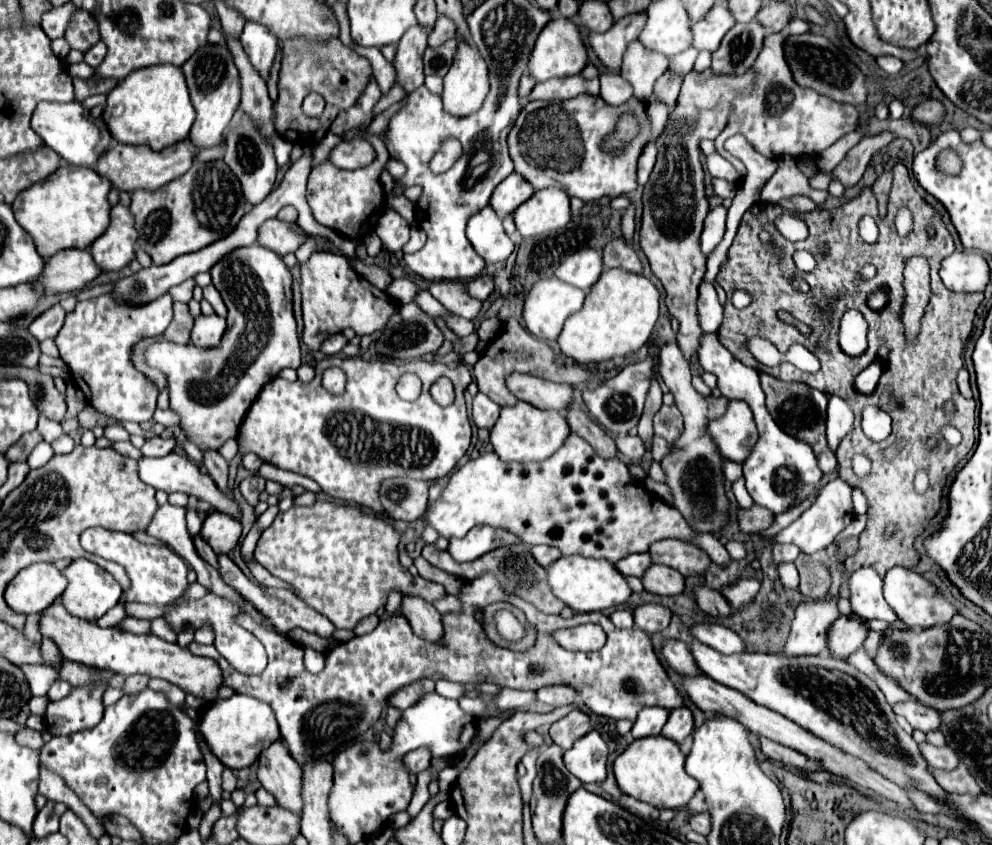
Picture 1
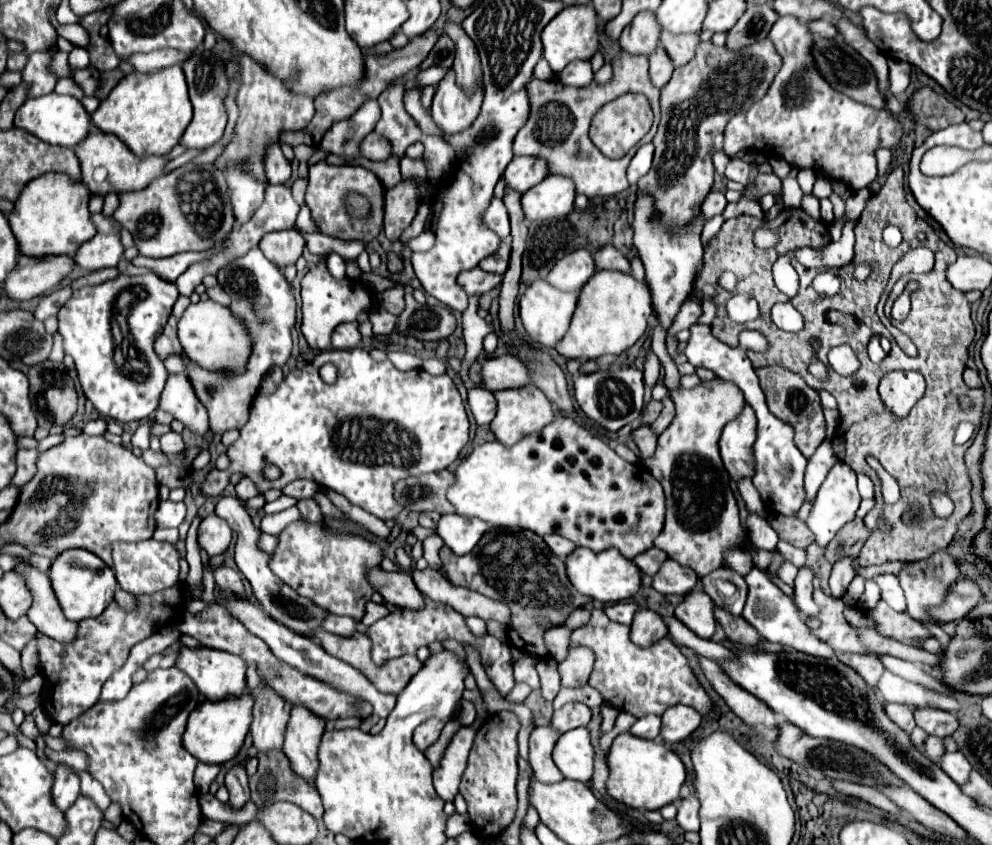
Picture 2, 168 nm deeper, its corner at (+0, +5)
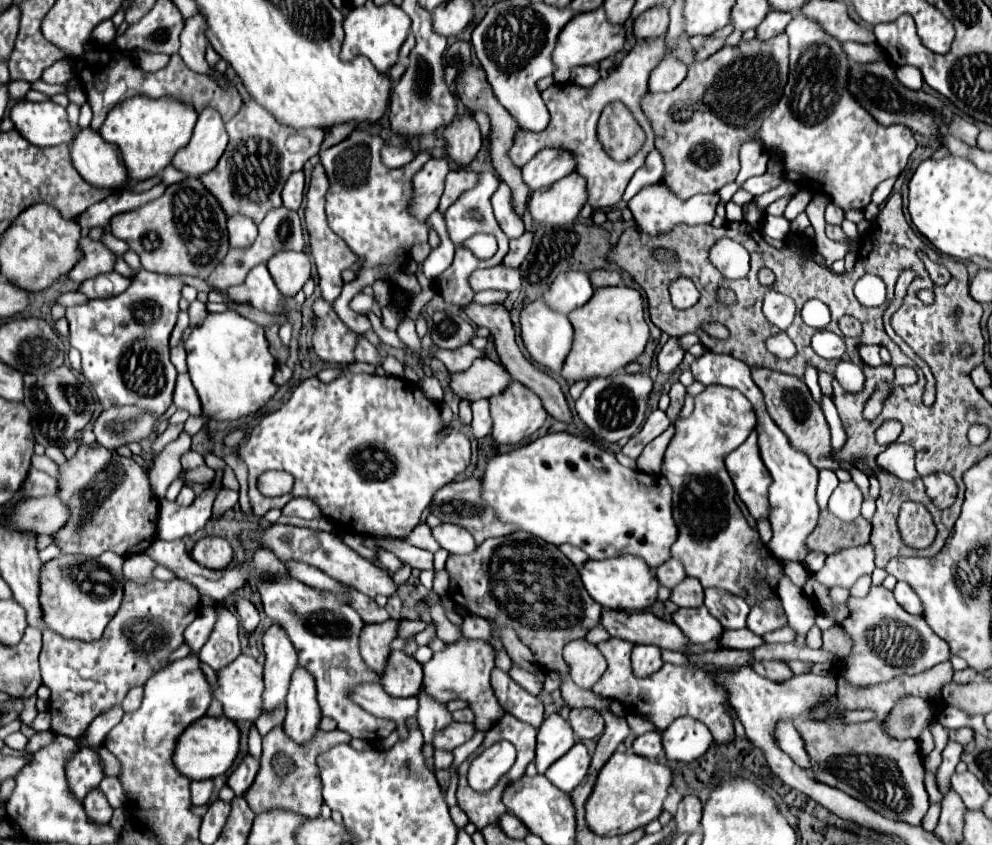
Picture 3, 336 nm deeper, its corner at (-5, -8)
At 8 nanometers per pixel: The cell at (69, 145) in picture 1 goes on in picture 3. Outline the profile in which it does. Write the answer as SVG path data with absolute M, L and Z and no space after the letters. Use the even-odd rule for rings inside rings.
M21 100L11 108L15 128L35 146L59 146L71 142L75 132L67 122L67 112L55 102Z

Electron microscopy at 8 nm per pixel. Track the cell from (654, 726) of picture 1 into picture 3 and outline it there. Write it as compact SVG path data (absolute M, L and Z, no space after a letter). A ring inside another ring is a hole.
M647 732L643 736L637 736L633 742L633 752L639 756L645 756L649 760L655 760L661 750L663 750L663 746L661 746L661 734L659 732Z

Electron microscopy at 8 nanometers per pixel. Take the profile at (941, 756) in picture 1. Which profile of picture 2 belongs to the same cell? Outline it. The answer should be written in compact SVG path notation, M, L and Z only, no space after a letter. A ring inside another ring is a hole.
M956 751L956 753L944 753L942 759L940 759L940 769L952 779L956 781L958 785L964 785L968 781L968 775L970 775L970 763L968 759Z

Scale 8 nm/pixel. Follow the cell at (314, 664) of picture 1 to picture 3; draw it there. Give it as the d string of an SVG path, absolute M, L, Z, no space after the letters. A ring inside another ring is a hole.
M361 684L353 690L351 696L367 712L371 712L375 716L381 716L381 718L395 720L399 733L403 729L403 740L408 737L405 720L409 716L417 714L417 698L389 696L379 684Z

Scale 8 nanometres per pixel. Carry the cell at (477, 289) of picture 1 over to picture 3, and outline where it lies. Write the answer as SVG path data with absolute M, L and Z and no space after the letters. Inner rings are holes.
M525 230L517 240L511 240L511 248L509 248L509 254L505 256L503 264L511 266L511 268L519 268L531 248L531 242L533 242L533 232L529 232L529 230Z

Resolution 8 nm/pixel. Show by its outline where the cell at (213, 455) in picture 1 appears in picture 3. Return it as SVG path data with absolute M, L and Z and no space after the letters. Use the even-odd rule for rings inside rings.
M179 374L177 376L177 386L175 386L175 394L173 394L173 402L177 408L187 410L189 414L199 416L201 414L201 402L199 396L191 384L191 378L187 374Z

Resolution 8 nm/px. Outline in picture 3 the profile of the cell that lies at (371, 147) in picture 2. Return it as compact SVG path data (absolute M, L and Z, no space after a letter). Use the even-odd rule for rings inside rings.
M383 146L381 160L387 168L401 168L409 164L415 158L415 152L409 148L397 148L397 146Z

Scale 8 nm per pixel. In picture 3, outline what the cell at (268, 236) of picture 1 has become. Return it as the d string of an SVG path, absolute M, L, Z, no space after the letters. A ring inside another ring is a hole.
M279 252L267 262L267 268L285 298L295 296L311 276L311 262L303 252Z

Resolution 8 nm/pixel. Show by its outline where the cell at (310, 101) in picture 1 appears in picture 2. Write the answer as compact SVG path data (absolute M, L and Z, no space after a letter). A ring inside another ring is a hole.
M248 55L242 57L242 87L236 95L236 103L240 109L240 119L236 123L236 139L226 147L222 157L216 159L216 167L224 169L226 161L230 159L242 159L246 157L248 169L266 181L264 169L262 169L262 157L266 145L280 135L280 131L294 131L294 129L304 129L310 119L314 117L314 97L312 95L292 95L284 89L280 79L268 71L260 61L250 59Z

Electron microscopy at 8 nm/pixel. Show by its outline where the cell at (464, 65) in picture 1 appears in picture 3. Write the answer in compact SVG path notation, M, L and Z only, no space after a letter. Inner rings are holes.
M473 116L455 118L445 130L445 142L447 154L455 164L459 166L471 164L481 150L479 124L475 122Z

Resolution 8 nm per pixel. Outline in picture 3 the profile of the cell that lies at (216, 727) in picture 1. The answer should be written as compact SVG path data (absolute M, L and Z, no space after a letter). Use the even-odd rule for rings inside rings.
M203 716L189 724L189 728L181 734L177 748L173 750L173 764L177 764L177 772L189 776L191 780L209 780L225 774L239 752L239 728L227 716Z

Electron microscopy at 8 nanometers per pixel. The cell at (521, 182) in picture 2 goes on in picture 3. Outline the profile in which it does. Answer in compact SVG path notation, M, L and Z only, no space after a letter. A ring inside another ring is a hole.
M543 148L523 166L523 180L531 190L547 188L563 176L571 174L577 168L577 162L569 152L561 148Z

